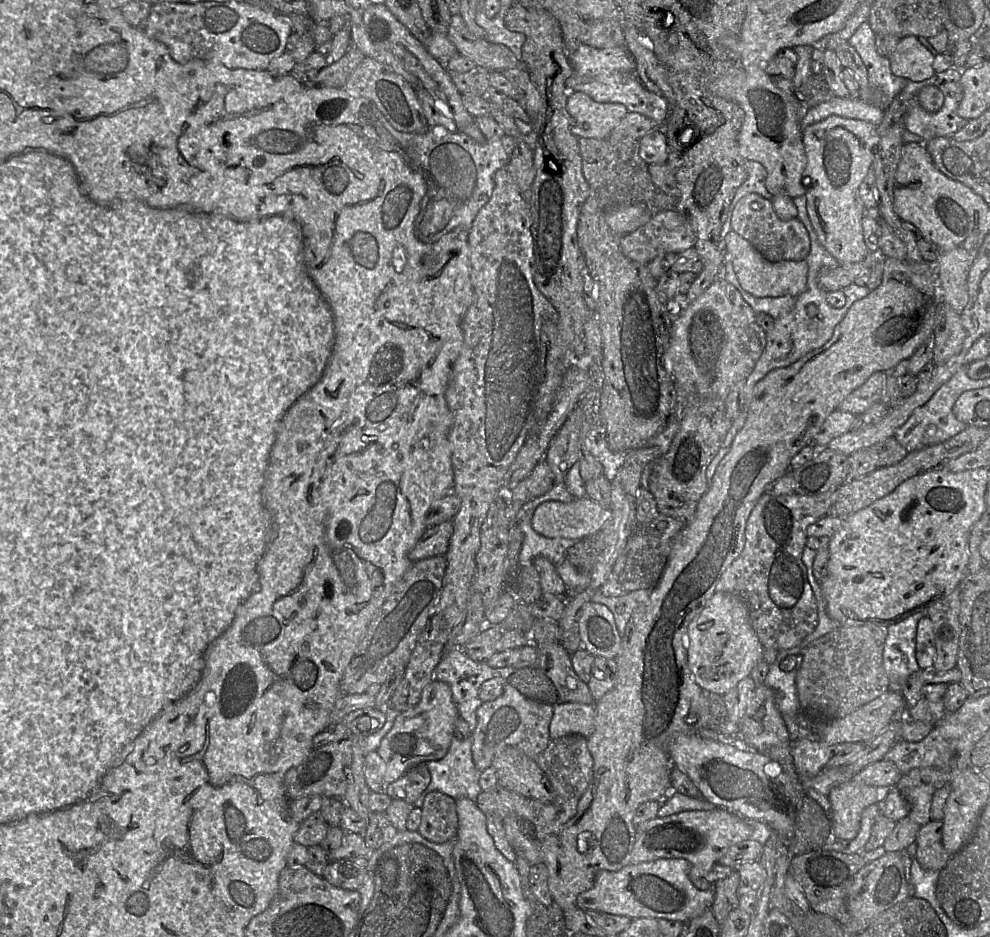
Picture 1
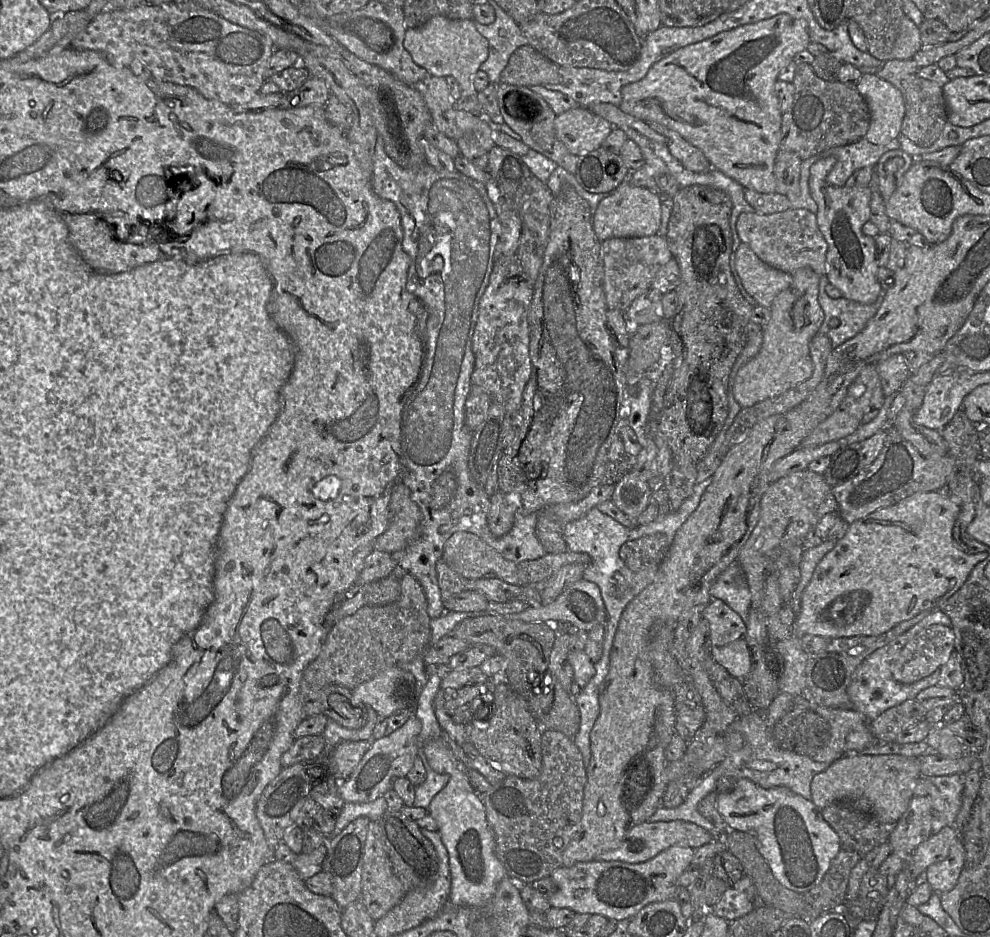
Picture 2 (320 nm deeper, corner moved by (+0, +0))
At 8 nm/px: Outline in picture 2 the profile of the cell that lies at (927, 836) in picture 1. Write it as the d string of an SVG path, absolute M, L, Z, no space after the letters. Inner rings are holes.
M960 837L950 847L948 856L925 870L927 883L938 894L951 891L957 884L966 860L966 850Z

